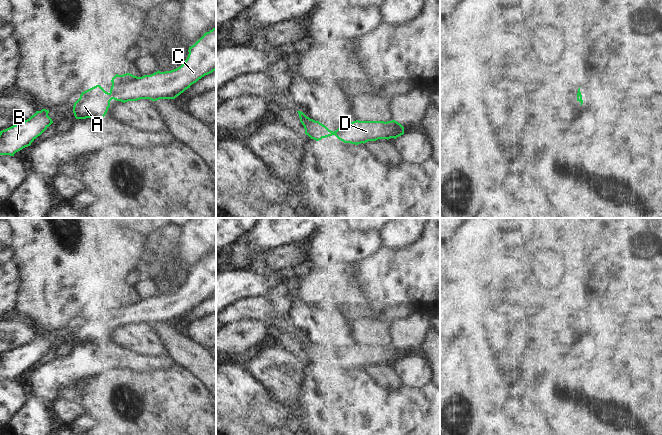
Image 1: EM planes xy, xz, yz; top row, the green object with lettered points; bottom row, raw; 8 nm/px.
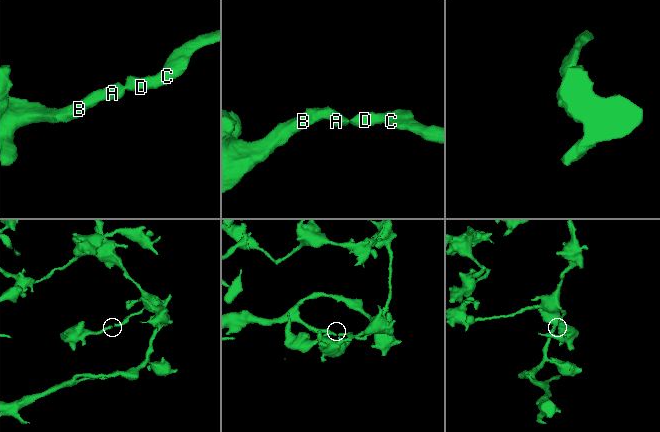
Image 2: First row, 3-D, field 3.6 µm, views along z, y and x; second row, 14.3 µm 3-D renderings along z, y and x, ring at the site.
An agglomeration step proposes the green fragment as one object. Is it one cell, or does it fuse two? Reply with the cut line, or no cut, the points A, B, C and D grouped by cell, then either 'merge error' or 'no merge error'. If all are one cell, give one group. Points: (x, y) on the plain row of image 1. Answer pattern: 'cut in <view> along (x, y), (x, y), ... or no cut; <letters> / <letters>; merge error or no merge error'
no cut; A B C D; no merge error

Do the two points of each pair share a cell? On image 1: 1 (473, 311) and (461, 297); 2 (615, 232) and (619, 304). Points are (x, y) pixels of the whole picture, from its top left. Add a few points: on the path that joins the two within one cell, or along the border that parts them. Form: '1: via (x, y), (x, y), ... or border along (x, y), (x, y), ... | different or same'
1: via (471, 308), (464, 300) | same
2: via (618, 250), (619, 286) | same

